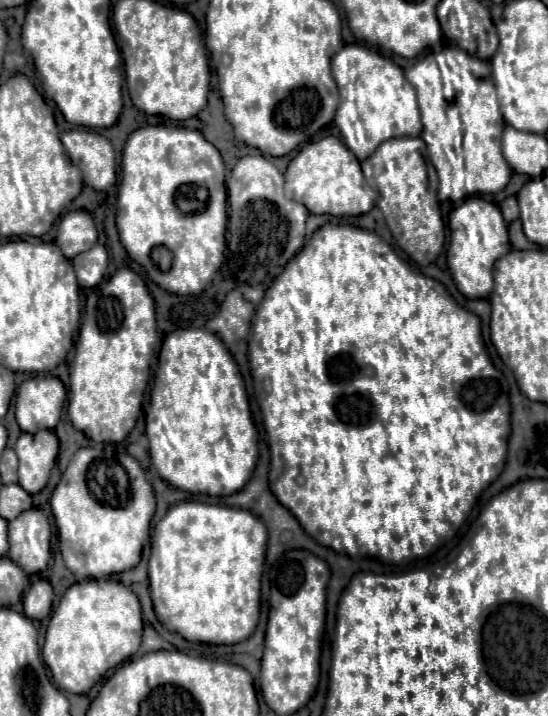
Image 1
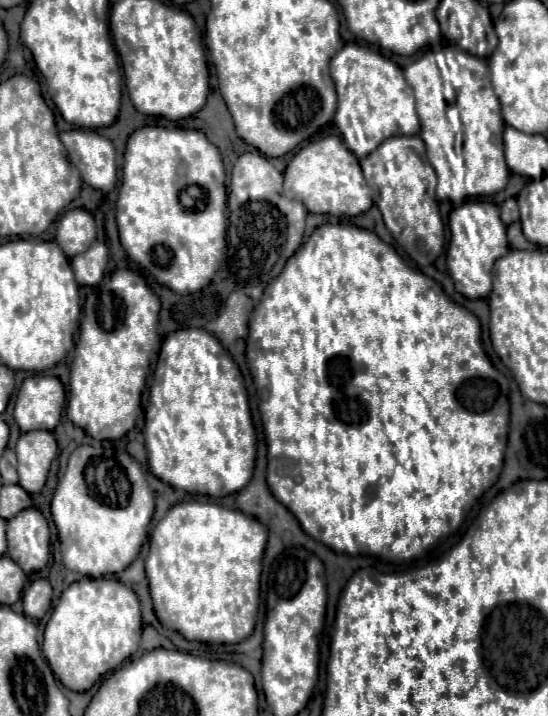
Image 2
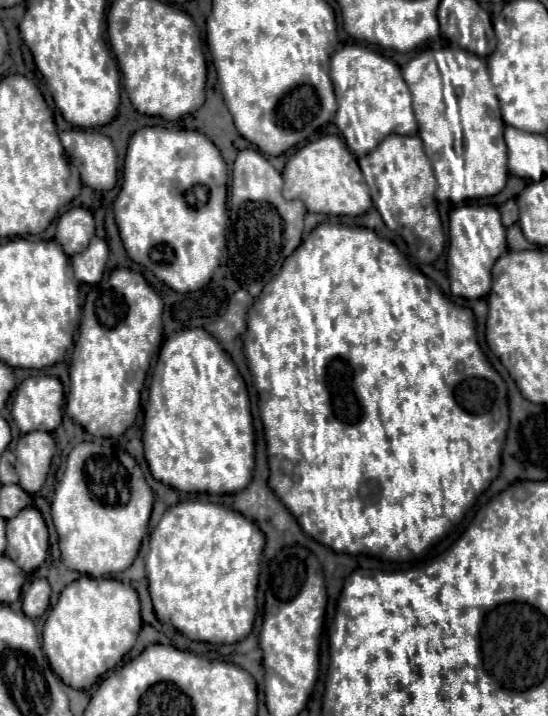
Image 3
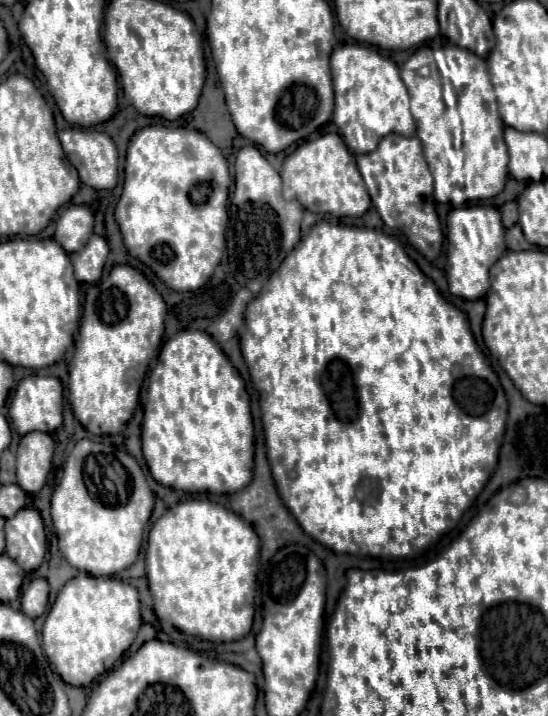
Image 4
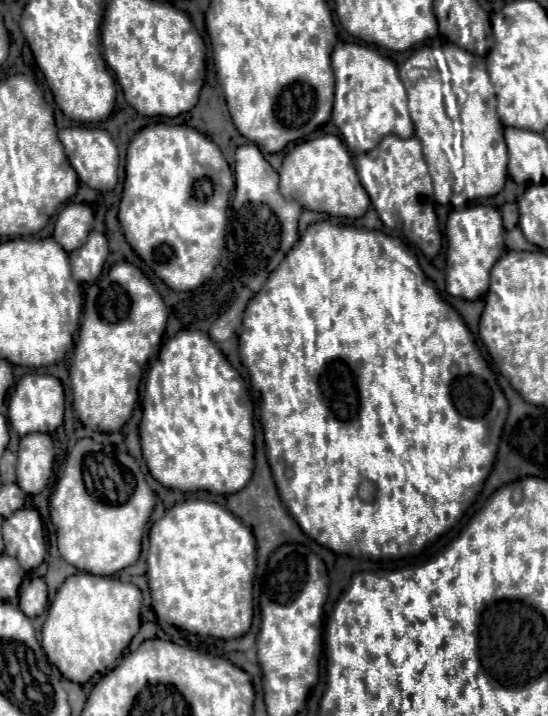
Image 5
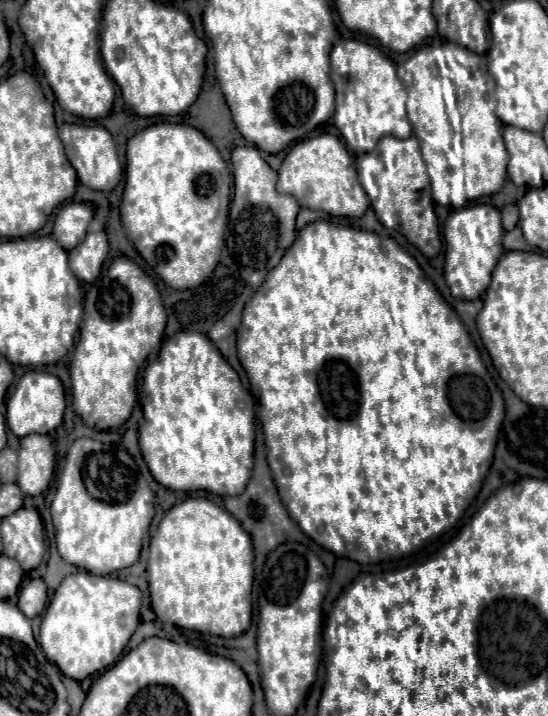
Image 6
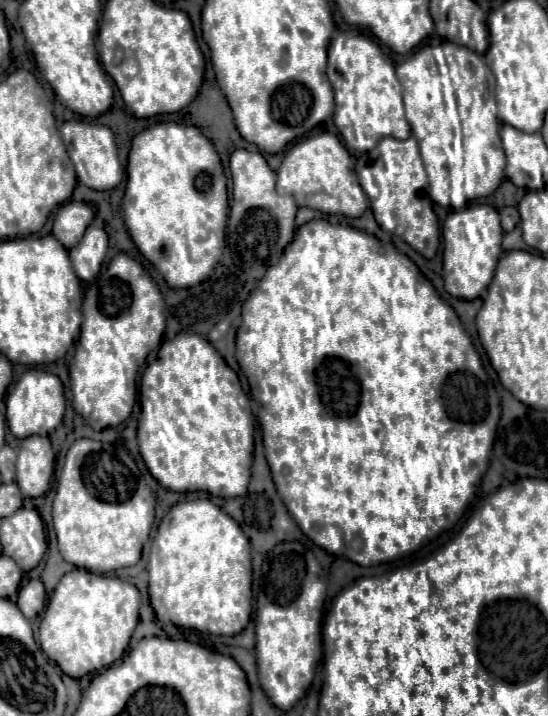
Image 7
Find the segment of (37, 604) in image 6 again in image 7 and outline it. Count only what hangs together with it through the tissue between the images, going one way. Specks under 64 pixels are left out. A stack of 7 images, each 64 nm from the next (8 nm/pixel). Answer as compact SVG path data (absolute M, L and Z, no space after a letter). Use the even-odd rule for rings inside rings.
M26 580L18 594L18 608L26 618L36 618L46 604L46 590L44 584L36 580Z

